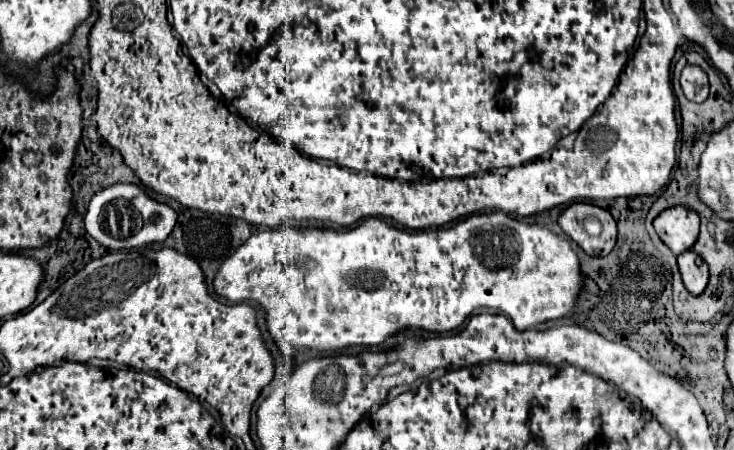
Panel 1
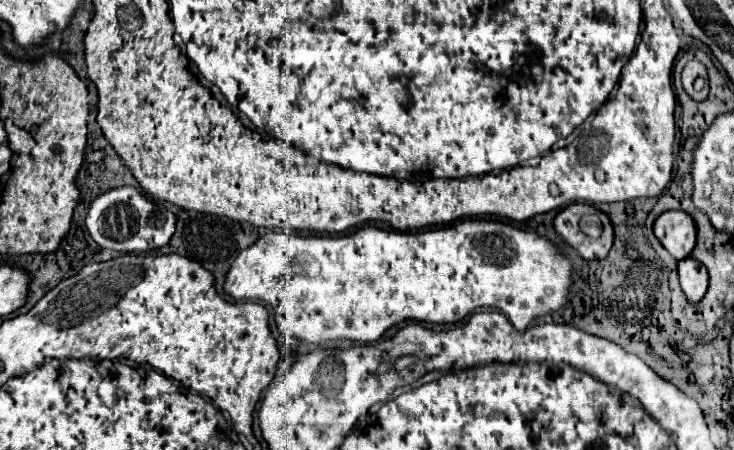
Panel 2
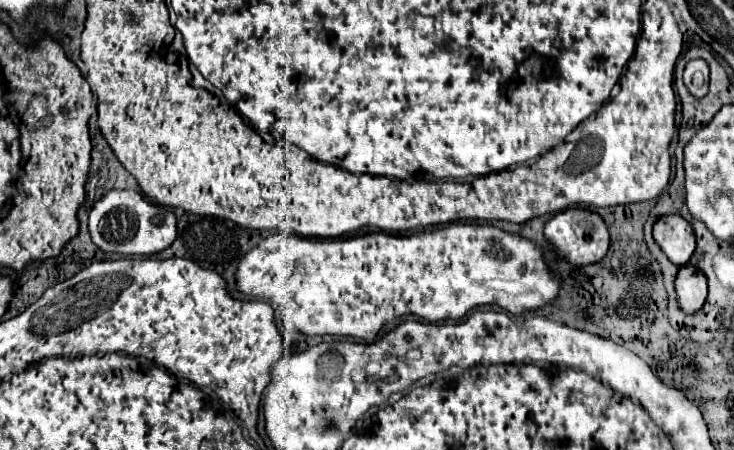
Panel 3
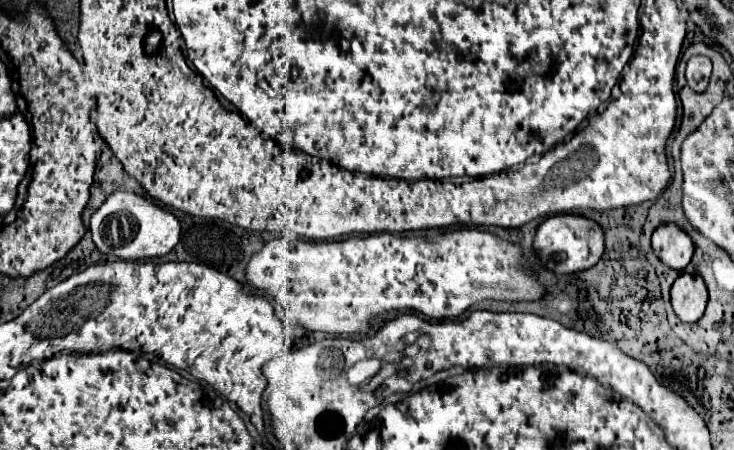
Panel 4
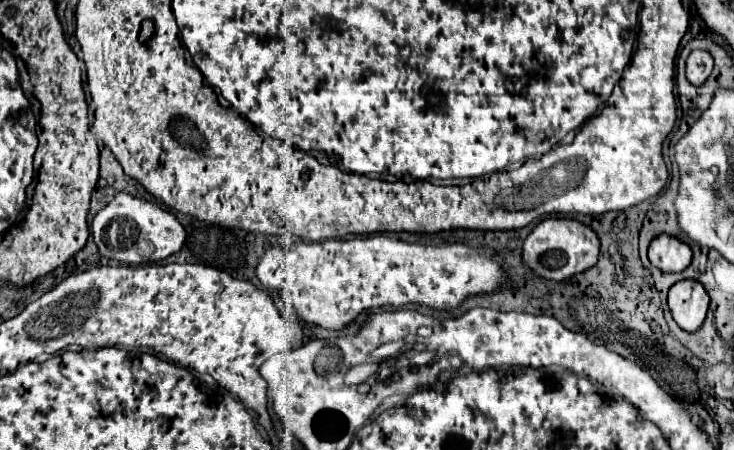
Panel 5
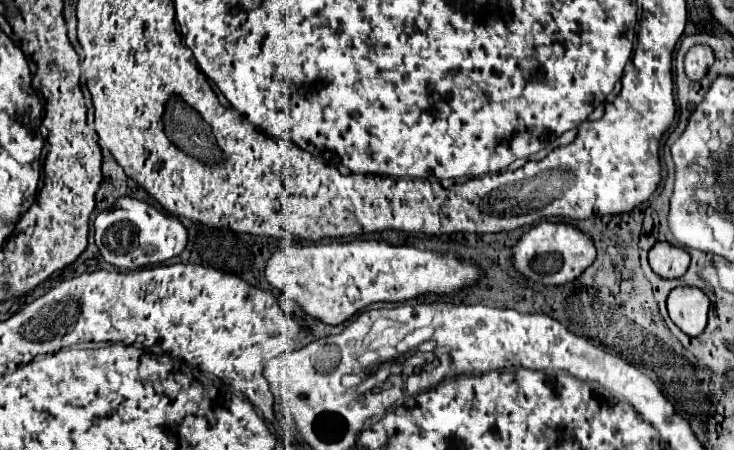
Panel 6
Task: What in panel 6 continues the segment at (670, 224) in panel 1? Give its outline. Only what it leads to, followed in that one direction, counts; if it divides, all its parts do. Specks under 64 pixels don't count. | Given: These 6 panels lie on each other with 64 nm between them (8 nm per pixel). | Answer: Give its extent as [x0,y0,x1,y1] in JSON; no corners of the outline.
[650,242,690,280]

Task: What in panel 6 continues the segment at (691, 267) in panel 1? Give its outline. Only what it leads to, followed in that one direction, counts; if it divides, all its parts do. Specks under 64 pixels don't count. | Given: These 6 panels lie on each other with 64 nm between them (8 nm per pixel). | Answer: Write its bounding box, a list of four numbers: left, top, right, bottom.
[668,286,710,336]

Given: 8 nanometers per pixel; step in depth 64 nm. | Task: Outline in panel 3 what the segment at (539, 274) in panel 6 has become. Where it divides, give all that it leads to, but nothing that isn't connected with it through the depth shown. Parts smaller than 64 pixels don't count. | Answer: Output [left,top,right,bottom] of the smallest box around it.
[544,208,610,266]

